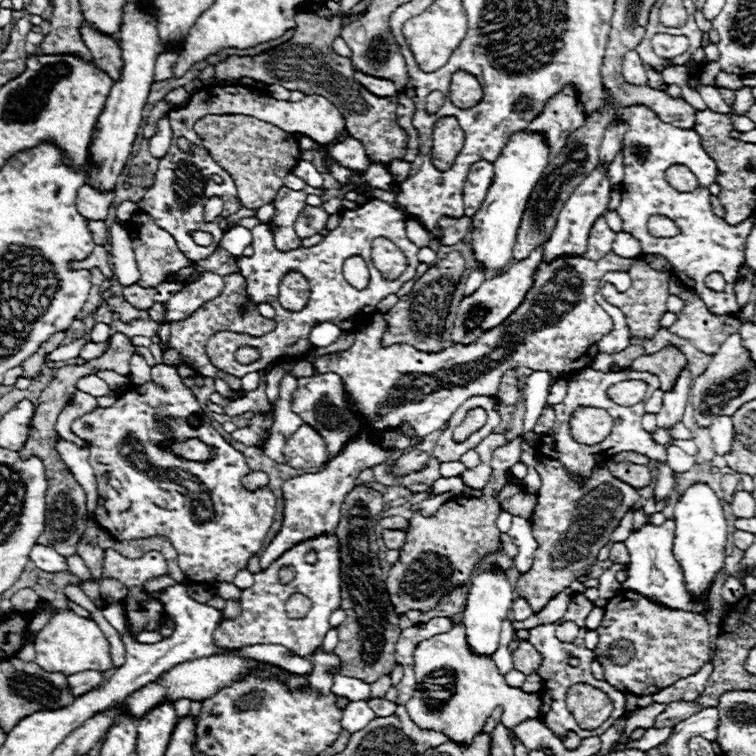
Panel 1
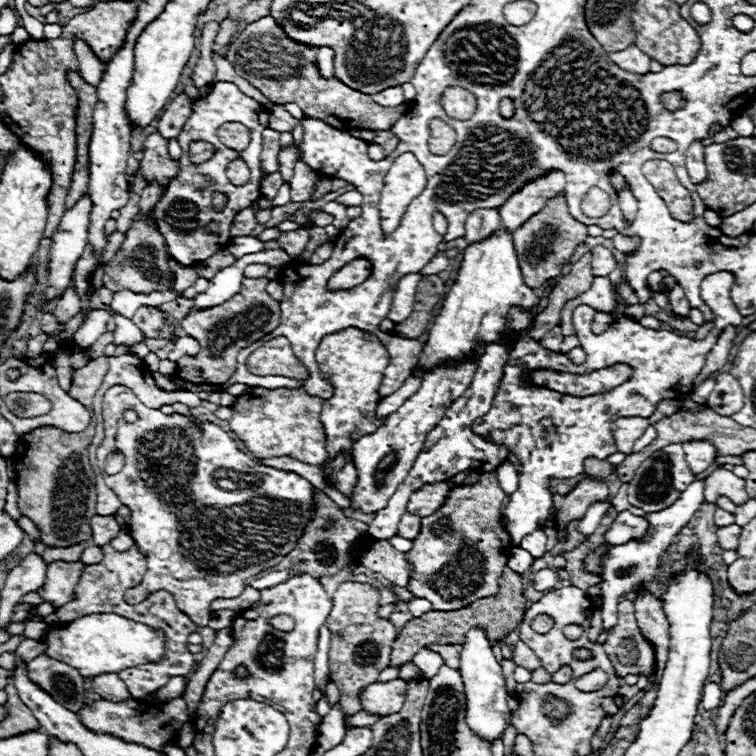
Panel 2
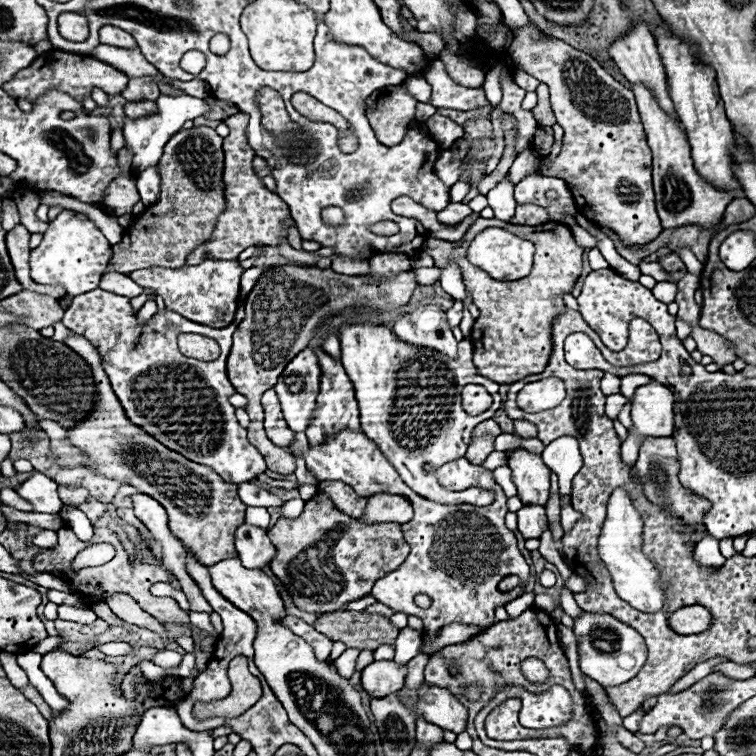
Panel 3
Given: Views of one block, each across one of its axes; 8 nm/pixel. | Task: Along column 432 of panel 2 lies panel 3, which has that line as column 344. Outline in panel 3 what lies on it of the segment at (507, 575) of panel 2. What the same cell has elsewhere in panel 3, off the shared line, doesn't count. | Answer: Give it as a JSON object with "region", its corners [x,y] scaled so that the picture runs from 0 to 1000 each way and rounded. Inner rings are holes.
{"region":[[[437,810],[418,817],[415,831],[442,849],[455,849],[460,857],[500,857],[503,852],[521,852],[526,831],[516,817],[489,810]]]}

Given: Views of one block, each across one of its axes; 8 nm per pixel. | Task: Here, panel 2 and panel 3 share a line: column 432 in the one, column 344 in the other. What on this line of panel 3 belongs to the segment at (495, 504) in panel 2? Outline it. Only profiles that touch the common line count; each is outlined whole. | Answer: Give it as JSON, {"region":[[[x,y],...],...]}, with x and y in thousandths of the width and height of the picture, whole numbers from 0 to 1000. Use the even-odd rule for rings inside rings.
{"region":[[[429,653],[410,659],[394,685],[368,685],[354,709],[365,722],[357,751],[386,786],[389,799],[405,810],[455,807],[458,799],[487,788],[497,767],[524,754],[542,730],[529,693],[481,693],[450,677]]]}

